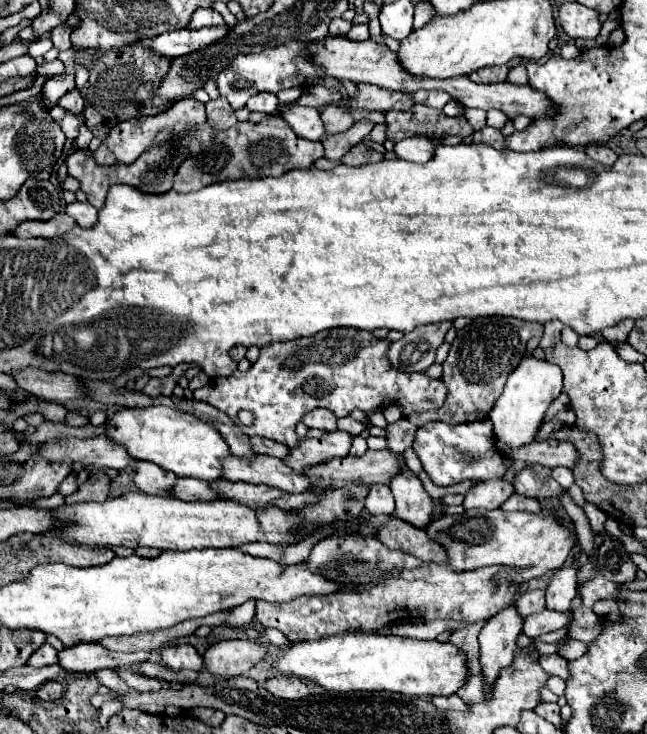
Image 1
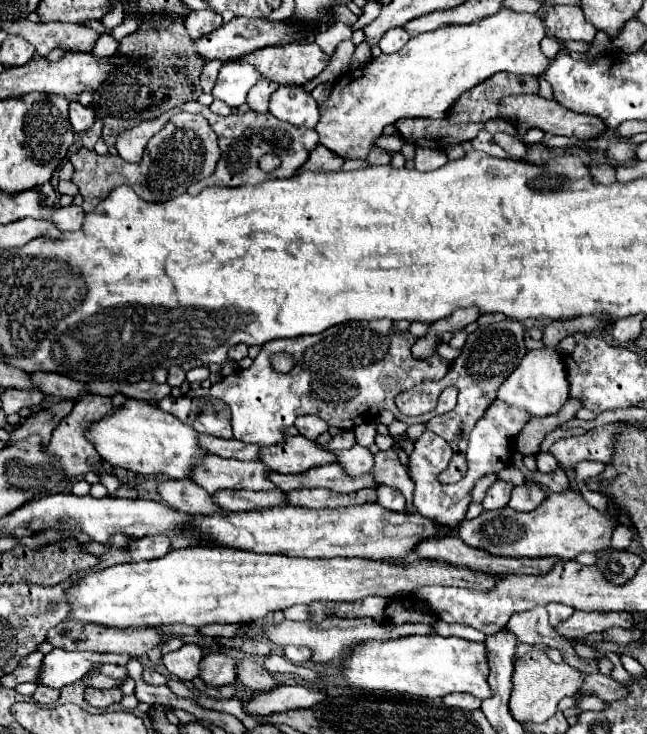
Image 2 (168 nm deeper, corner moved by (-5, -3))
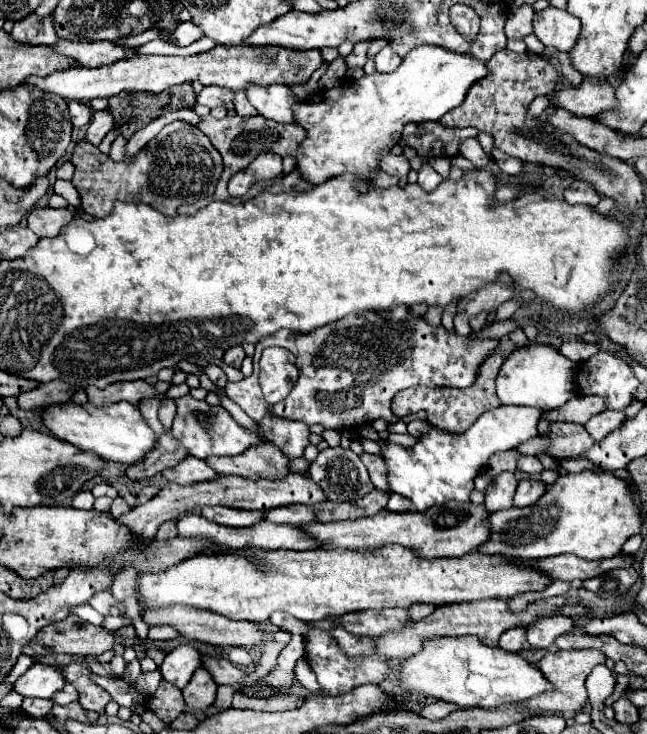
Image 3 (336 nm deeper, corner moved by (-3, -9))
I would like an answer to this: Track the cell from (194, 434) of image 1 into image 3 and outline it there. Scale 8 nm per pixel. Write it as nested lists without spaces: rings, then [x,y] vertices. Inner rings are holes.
[[[127,401],[113,403],[111,407],[99,407],[99,409],[91,407],[91,403],[85,403],[85,405],[63,403],[55,407],[47,407],[43,421],[55,437],[83,451],[91,451],[99,455],[103,461],[117,463],[123,467],[139,465],[141,459],[145,459],[157,447],[155,431],[147,425],[141,411]]]

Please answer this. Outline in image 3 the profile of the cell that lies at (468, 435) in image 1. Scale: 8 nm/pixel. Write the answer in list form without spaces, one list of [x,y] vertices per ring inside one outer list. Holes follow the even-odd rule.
[[[495,407],[485,411],[463,435],[449,435],[439,429],[431,429],[413,447],[401,447],[389,439],[383,443],[383,459],[389,469],[391,491],[407,497],[413,509],[423,513],[433,505],[449,501],[469,503],[473,491],[473,479],[485,469],[493,453],[515,449],[519,443],[537,435],[541,411],[533,407]]]

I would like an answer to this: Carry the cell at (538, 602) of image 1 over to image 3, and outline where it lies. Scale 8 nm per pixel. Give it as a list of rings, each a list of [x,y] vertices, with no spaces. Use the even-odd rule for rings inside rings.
[[[511,627],[511,629],[507,629],[499,639],[499,647],[505,649],[505,651],[511,651],[511,653],[531,649],[531,645],[527,641],[527,627]]]

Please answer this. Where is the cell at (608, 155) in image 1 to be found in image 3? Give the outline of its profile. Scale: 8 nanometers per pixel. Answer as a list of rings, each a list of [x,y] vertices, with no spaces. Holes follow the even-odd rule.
[[[579,179],[569,183],[569,187],[565,189],[565,197],[571,203],[587,203],[587,205],[597,205],[601,201],[601,195],[593,189],[593,185]]]

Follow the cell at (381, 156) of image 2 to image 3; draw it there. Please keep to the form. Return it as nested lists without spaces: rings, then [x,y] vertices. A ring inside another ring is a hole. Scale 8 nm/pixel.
[[[383,155],[381,157],[381,163],[379,163],[379,167],[385,171],[385,173],[389,173],[389,175],[397,175],[397,177],[405,177],[407,173],[409,173],[409,161],[401,155],[401,157],[395,157],[395,155]]]

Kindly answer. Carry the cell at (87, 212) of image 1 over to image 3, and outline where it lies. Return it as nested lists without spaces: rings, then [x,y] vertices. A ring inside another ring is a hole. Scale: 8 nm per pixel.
[[[35,209],[31,217],[27,217],[31,231],[35,231],[41,237],[57,237],[61,229],[73,221],[73,211],[69,209]]]

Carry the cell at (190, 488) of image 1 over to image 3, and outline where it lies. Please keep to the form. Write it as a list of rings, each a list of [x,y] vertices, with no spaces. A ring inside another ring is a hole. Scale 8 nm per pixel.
[[[283,505],[269,509],[265,511],[263,519],[271,523],[291,523],[291,525],[303,525],[315,521],[315,517],[311,515],[311,507],[303,507],[303,505]]]

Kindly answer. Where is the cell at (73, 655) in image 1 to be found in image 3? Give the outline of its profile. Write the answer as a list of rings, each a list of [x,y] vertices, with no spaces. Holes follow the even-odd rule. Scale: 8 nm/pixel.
[[[35,663],[15,681],[15,691],[21,693],[23,697],[47,697],[49,699],[57,691],[61,691],[65,683],[67,681],[57,667]]]

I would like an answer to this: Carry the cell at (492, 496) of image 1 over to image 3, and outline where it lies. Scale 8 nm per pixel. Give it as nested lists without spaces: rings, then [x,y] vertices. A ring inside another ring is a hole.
[[[513,473],[497,475],[485,491],[485,509],[487,509],[487,513],[495,513],[495,511],[501,511],[501,509],[513,507],[515,489],[517,489],[517,479],[515,479]]]

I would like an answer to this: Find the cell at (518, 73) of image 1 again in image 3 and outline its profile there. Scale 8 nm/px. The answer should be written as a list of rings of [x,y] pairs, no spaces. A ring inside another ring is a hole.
[[[585,79],[579,87],[555,91],[555,107],[563,107],[573,115],[593,117],[593,115],[599,115],[601,111],[615,107],[615,89],[611,87],[611,83],[607,79],[599,79],[599,81],[597,79]]]

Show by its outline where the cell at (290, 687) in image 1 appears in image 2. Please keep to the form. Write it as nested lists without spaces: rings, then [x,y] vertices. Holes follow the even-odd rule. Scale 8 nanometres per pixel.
[[[249,657],[237,659],[237,679],[245,687],[249,687],[253,691],[269,691],[269,689],[275,689],[277,687],[277,683],[271,677],[271,673],[263,665],[255,663]]]

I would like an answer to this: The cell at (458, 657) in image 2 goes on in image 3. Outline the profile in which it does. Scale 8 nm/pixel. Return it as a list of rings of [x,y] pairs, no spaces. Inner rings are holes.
[[[471,635],[423,641],[423,649],[419,653],[401,661],[399,683],[407,691],[435,697],[445,703],[455,703],[463,709],[495,709],[503,703],[517,703],[535,697],[537,693],[543,693],[553,687],[543,677],[543,673],[537,667],[529,665],[521,655],[507,653],[499,647],[481,645],[479,639]]]

